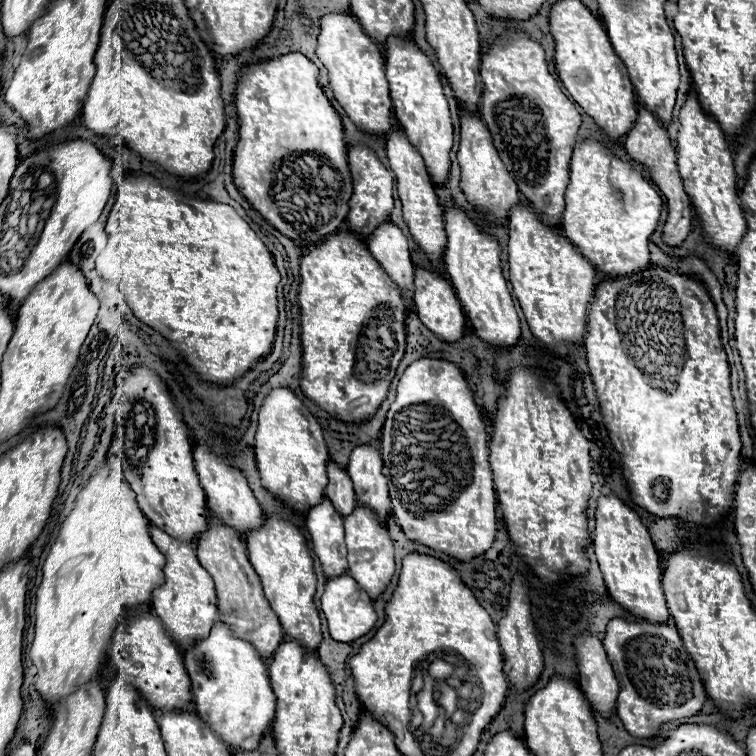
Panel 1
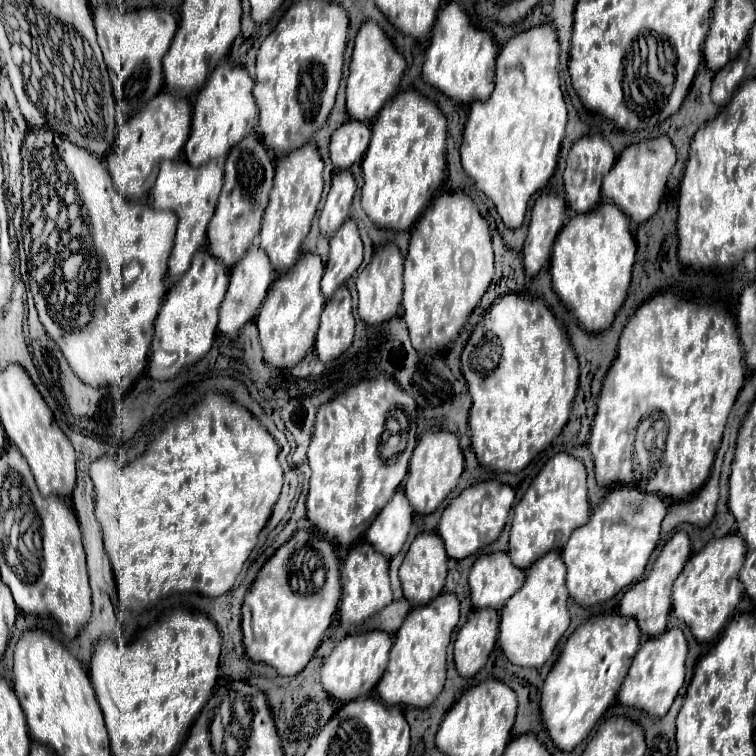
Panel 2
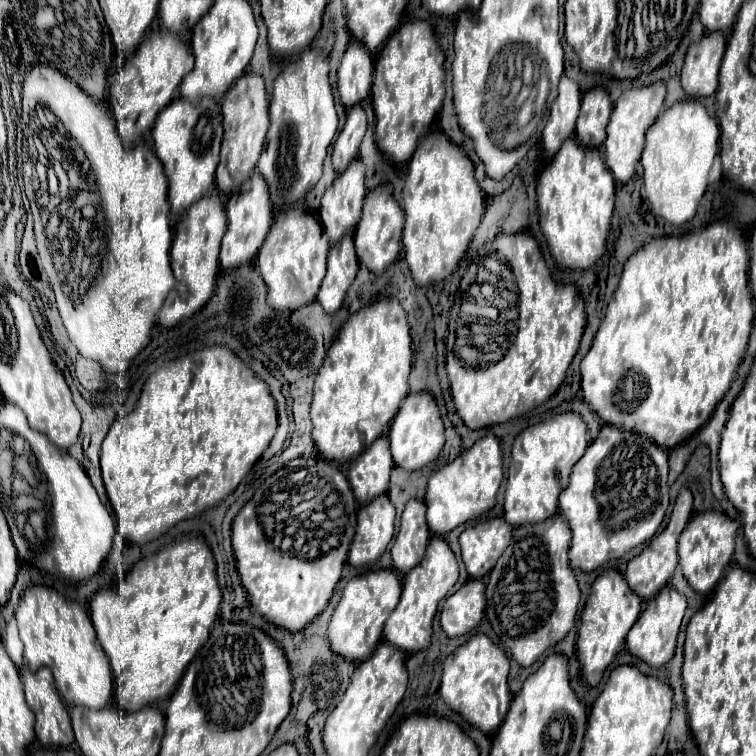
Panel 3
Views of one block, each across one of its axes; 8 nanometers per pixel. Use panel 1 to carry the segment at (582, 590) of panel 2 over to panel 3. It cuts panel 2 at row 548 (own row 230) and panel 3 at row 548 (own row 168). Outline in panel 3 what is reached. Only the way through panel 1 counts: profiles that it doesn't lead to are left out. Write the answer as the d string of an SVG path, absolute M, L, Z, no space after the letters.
M604 426L598 438L588 446L586 454L576 462L570 484L560 492L558 512L570 524L574 534L570 546L570 564L582 572L592 572L602 564L622 558L632 548L648 542L660 528L666 510L670 506L668 486L668 452L656 446L650 438L634 432L626 432L614 426Z

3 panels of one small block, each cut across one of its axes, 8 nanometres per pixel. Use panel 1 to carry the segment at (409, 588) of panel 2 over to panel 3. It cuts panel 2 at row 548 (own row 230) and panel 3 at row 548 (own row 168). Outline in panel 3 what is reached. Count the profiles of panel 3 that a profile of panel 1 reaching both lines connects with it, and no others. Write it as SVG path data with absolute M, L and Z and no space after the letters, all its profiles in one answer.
M410 500L402 514L400 532L392 546L394 570L408 574L424 556L430 542L430 530L426 524L426 504L420 500Z

